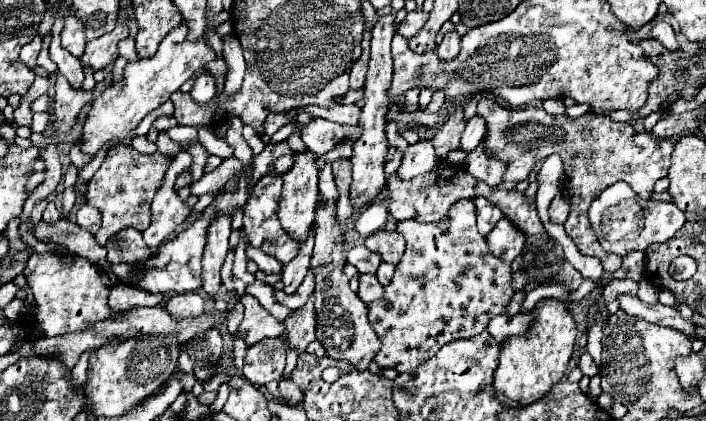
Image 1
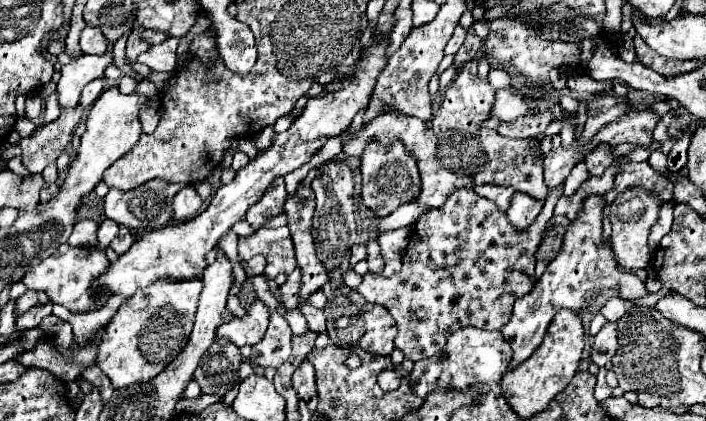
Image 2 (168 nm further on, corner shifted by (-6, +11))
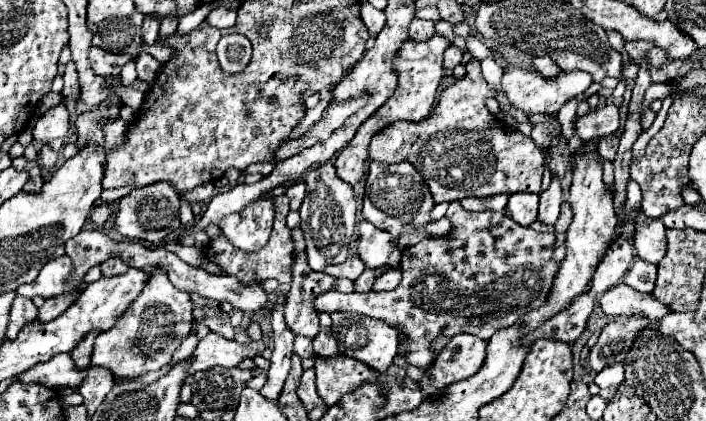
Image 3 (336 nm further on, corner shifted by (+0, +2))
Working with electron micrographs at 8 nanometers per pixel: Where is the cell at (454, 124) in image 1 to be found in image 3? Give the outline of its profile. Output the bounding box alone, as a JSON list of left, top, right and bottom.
[369,59,543,203]

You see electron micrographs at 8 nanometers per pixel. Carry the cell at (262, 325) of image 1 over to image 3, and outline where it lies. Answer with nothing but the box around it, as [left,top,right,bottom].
[189,333,265,375]

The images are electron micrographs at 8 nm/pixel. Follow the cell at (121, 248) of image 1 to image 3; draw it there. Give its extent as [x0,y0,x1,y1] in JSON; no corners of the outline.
[101,257,129,277]

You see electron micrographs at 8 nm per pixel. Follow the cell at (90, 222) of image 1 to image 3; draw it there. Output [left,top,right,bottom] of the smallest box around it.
[113,181,181,243]

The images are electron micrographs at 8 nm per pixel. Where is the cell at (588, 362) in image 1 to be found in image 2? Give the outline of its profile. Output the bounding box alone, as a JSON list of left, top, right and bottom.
[591,324,617,368]

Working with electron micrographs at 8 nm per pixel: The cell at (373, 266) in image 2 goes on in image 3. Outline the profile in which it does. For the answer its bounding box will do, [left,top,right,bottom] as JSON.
[359,221,391,267]

